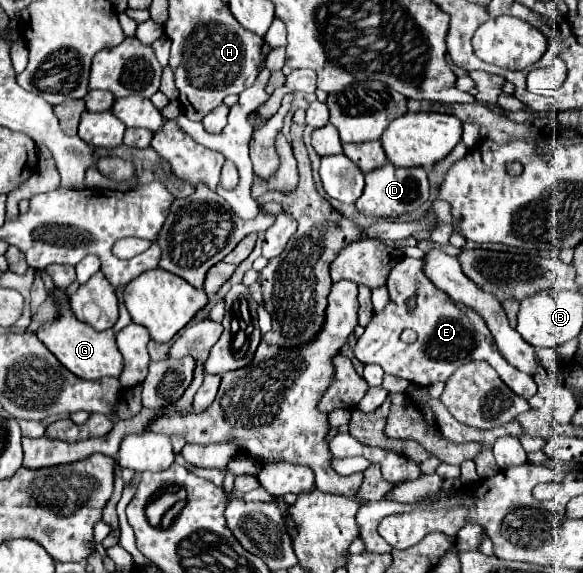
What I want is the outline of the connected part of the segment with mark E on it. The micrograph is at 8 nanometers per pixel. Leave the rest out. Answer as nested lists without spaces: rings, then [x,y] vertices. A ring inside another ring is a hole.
[[[405,258],[401,260],[389,274],[387,290],[389,304],[383,312],[373,314],[371,322],[365,326],[365,332],[357,338],[353,348],[353,356],[361,364],[379,364],[385,374],[393,374],[409,380],[415,386],[431,386],[435,382],[447,382],[449,376],[463,364],[485,360],[489,362],[499,378],[519,396],[531,398],[537,392],[537,384],[531,374],[525,374],[513,366],[499,354],[495,340],[485,326],[485,322],[469,308],[455,304],[443,290],[439,290],[423,272],[423,260]],[[417,298],[417,306],[413,310],[407,308],[407,300]],[[405,328],[417,332],[417,342],[401,344],[399,336]]]

